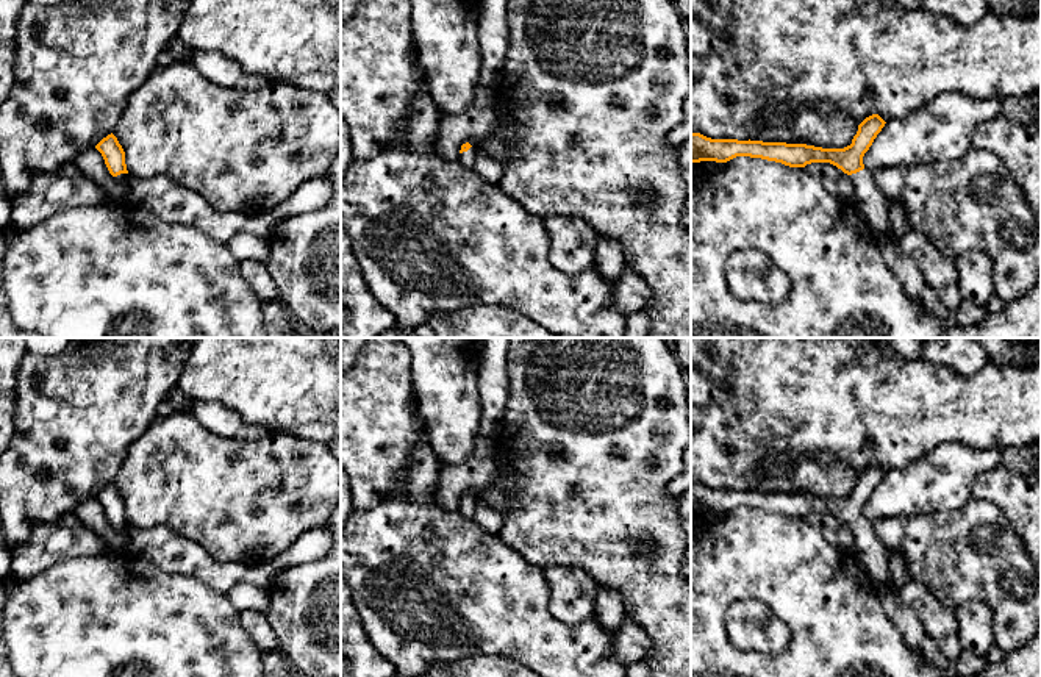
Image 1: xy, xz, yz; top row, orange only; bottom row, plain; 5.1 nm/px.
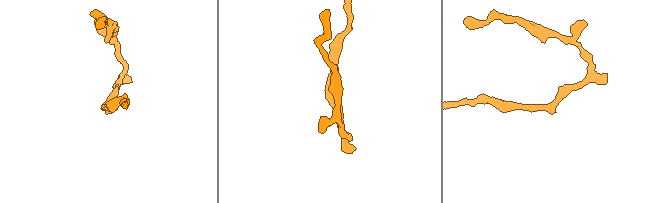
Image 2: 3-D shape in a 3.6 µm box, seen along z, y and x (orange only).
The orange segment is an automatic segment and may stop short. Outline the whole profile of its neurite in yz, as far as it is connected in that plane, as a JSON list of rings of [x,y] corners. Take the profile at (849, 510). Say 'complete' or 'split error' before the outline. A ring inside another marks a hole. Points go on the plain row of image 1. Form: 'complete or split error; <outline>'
split error; [[[878,464],[866,467],[844,499],[822,499],[807,494],[711,489],[691,483],[691,513],[727,513],[736,507],[761,508],[789,518],[805,518],[811,513],[830,513],[847,524],[853,533],[853,555],[875,588],[893,585],[888,552],[877,539],[872,524],[864,518],[863,507],[885,477]]]

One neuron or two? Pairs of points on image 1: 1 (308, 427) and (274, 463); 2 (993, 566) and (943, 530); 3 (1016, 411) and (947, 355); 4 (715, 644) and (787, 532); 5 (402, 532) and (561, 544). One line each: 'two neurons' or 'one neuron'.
1: two neurons
2: one neuron
3: two neurons
4: one neuron
5: two neurons

